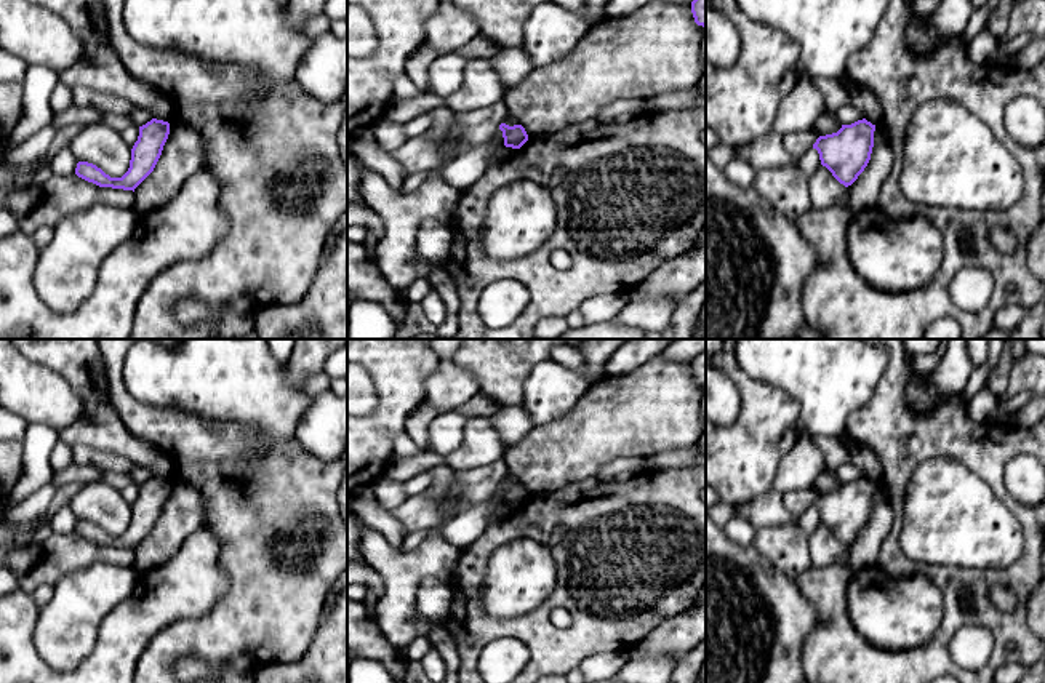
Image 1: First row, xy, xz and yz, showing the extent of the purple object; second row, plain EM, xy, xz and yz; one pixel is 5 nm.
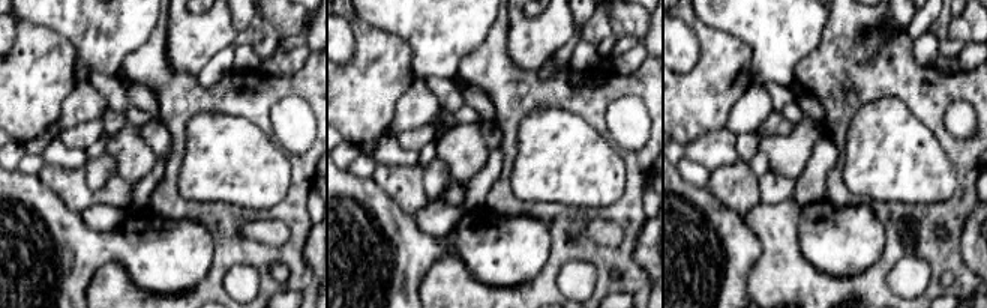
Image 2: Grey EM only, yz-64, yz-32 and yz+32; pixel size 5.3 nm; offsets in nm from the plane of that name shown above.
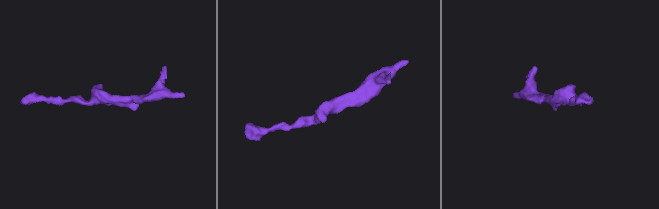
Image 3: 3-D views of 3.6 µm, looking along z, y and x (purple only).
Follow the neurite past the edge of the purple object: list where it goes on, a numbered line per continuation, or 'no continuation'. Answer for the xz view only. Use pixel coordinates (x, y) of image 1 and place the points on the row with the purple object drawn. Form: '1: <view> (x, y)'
no continuation

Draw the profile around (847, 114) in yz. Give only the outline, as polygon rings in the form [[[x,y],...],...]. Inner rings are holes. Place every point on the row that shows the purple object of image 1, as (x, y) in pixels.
[[[851,102],[843,104],[842,107],[837,107],[834,115],[840,125],[851,125],[851,123],[864,118],[861,110],[858,107],[855,107]]]

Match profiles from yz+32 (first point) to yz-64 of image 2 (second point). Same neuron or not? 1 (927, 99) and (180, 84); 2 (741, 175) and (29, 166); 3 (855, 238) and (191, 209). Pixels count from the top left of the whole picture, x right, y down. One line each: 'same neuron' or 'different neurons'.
1: same neuron
2: different neurons
3: different neurons

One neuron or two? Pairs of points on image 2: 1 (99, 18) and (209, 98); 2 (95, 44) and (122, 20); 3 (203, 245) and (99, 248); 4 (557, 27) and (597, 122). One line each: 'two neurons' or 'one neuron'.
1: two neurons
2: one neuron
3: one neuron
4: two neurons

